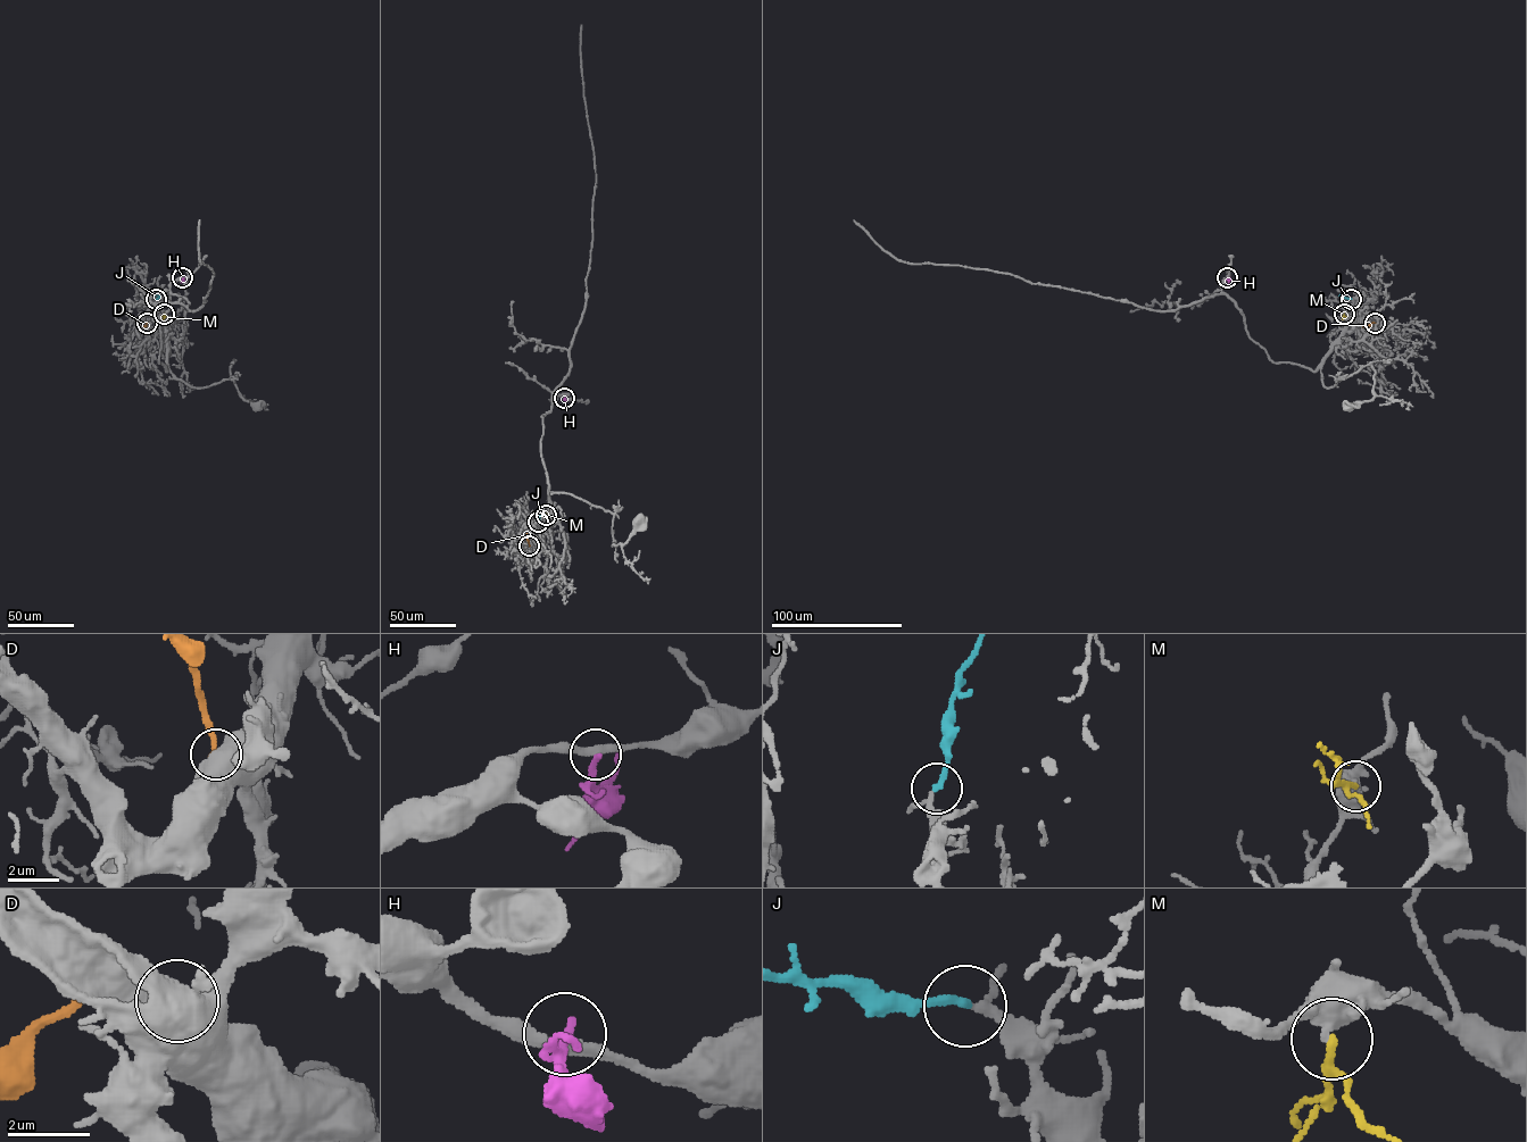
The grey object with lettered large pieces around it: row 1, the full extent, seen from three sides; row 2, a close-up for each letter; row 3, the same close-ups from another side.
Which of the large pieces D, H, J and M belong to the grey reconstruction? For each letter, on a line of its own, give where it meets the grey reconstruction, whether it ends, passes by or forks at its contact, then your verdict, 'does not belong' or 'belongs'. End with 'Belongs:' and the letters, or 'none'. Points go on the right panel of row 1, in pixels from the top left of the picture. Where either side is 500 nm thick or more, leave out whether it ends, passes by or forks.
D: meets grey at (1375, 323); belongs
H: meets grey at (1227, 277); it ends there; does not belong
J: meets grey at (1351, 299); it ends there; belongs
M: meets grey at (1344, 314); it passes by; does not belong
Belongs: D, J

